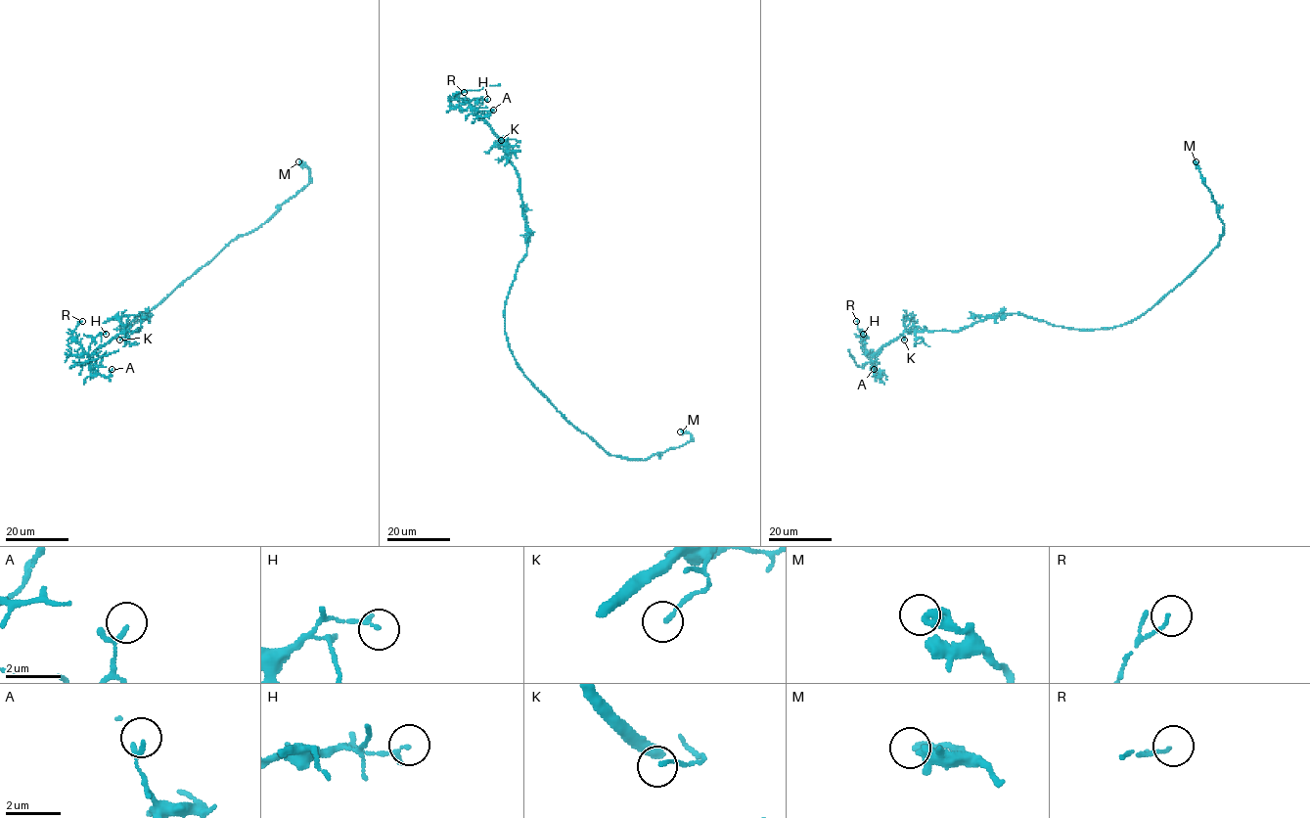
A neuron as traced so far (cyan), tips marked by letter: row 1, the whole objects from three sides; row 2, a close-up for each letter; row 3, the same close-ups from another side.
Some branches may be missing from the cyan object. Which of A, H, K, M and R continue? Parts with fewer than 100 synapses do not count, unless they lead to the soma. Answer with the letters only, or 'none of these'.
none of these

